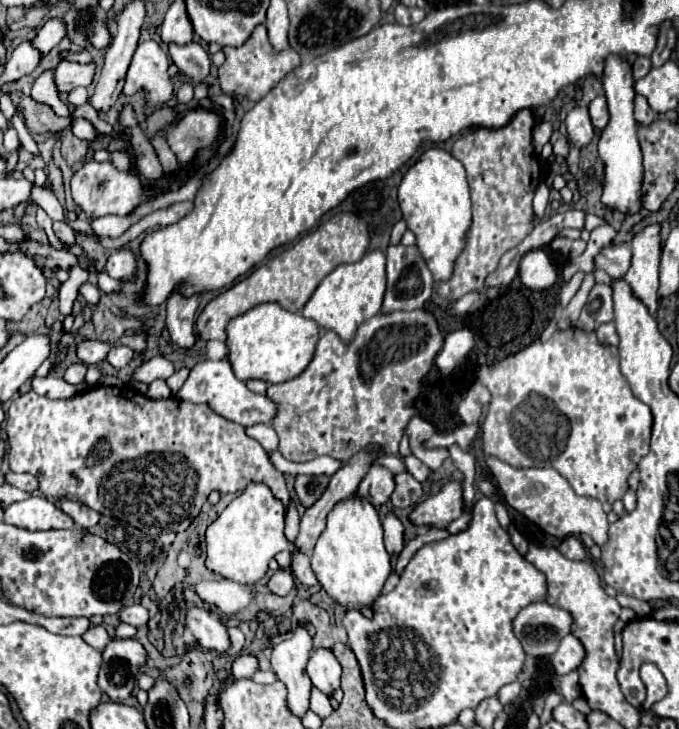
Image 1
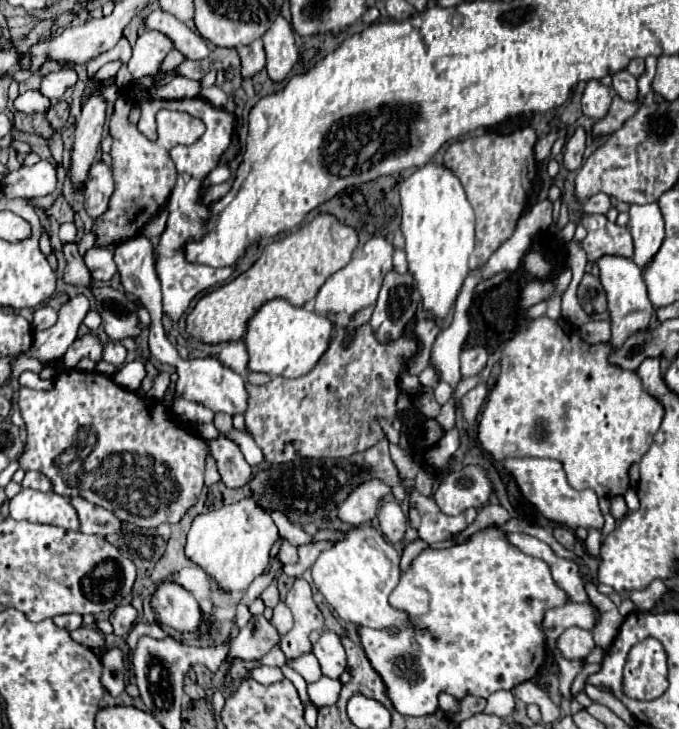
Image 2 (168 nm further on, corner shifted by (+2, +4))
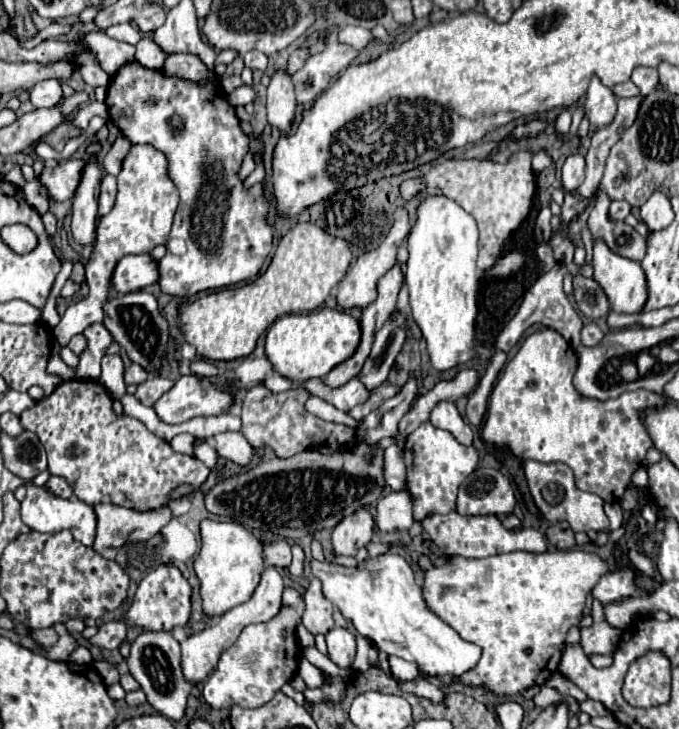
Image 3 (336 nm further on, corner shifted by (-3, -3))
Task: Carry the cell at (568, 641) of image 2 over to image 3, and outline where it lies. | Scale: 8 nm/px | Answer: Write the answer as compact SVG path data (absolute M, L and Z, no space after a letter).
M593 601L591 619L593 619L593 625L581 629L583 651L587 655L593 655L593 653L611 655L615 651L615 645L617 645L617 641L619 641L623 631L605 621L603 605L599 605L599 601Z

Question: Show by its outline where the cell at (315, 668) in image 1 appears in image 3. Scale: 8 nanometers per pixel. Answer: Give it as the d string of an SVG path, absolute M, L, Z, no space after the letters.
M333 627L325 639L329 647L329 659L339 667L351 667L355 657L355 635L349 629Z

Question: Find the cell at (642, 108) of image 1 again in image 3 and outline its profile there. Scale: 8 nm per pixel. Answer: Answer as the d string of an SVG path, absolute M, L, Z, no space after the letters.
M625 81L625 83L615 85L613 87L613 93L615 93L615 97L635 97L635 95L639 95L639 89L637 89L635 83Z

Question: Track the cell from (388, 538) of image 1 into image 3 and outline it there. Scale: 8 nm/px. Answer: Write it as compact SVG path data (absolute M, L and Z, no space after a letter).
M389 491L377 501L375 523L381 531L405 531L413 525L413 505L407 491Z

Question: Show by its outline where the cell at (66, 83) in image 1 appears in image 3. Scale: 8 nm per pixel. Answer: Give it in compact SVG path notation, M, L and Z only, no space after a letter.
M45 79L45 81L39 81L31 91L29 91L29 101L37 107L37 109L43 109L43 107L51 107L51 105L57 105L63 97L63 91L61 91L61 83L57 79Z

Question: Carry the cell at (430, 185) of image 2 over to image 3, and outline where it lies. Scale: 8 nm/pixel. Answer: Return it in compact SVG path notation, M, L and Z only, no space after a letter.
M431 195L417 209L417 223L409 233L407 287L413 319L419 325L431 365L447 371L477 359L475 351L475 317L477 317L477 241L479 231L475 219L459 209L455 201L443 195Z

